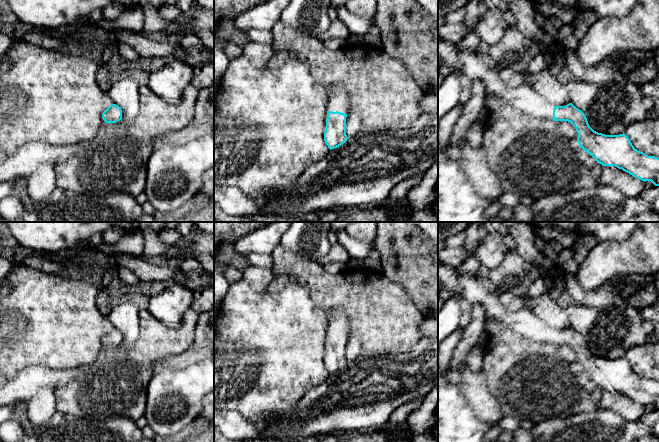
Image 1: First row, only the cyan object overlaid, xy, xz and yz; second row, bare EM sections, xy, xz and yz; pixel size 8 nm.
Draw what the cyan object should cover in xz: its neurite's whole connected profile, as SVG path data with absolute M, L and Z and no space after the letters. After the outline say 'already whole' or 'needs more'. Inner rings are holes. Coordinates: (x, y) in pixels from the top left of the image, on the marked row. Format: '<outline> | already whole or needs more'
M337 86L328 95L328 107L324 141L328 148L334 149L344 144L346 135L346 117L349 108L349 96L343 86Z | needs more

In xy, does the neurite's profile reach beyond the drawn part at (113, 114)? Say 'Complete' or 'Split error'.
Complete

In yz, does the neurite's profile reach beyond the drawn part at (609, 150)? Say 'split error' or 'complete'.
split error

